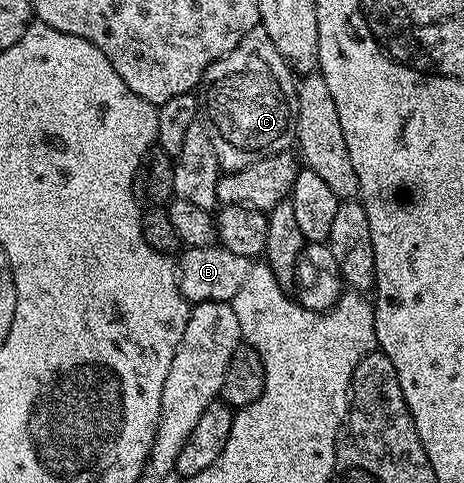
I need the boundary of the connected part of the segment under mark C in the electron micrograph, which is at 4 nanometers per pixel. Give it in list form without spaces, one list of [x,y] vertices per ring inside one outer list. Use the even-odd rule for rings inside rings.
[[[264,28],[249,31],[223,58],[216,60],[203,74],[199,85],[199,120],[215,146],[217,163],[225,172],[237,172],[273,152],[286,151],[297,135],[297,80],[289,63],[275,50]]]

